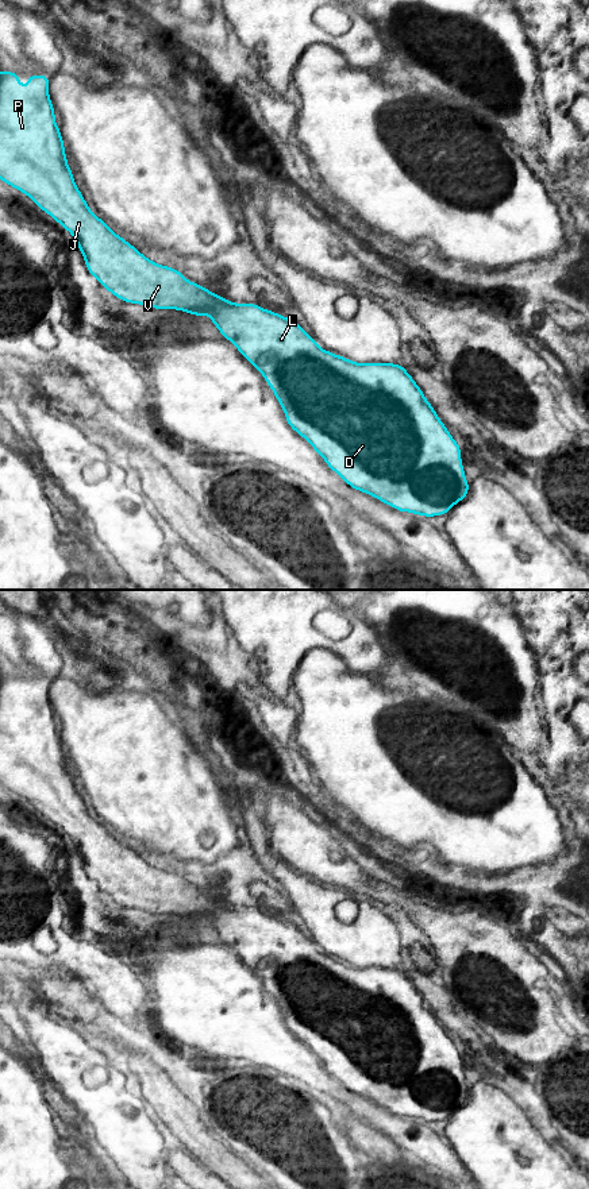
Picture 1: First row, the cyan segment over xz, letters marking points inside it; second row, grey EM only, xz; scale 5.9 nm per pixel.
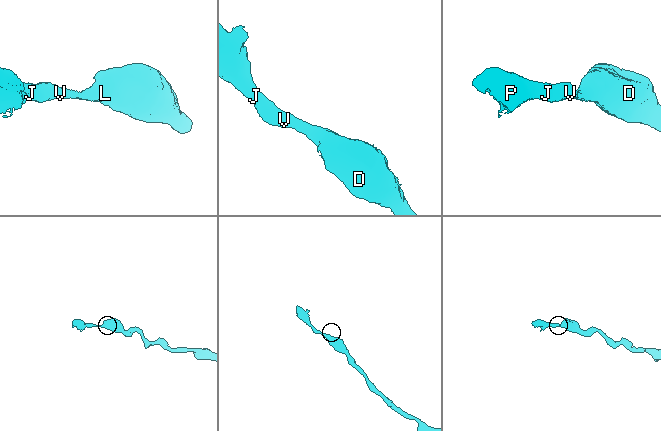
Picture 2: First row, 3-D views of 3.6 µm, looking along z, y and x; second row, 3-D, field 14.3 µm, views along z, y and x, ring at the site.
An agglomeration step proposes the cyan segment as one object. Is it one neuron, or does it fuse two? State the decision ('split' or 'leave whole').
leave whole

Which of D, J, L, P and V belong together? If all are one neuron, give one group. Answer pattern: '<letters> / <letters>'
D J L P V

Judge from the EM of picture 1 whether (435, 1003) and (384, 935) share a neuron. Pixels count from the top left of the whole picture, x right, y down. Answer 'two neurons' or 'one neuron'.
one neuron

